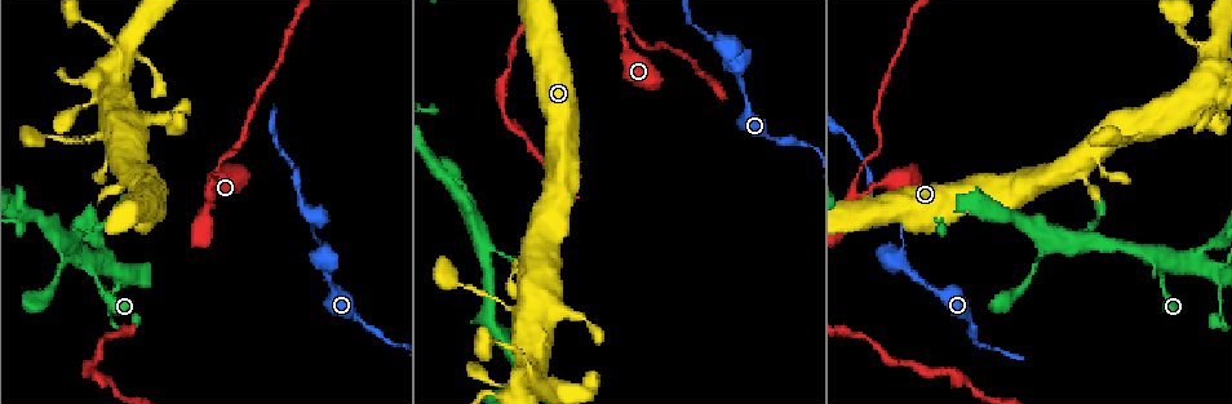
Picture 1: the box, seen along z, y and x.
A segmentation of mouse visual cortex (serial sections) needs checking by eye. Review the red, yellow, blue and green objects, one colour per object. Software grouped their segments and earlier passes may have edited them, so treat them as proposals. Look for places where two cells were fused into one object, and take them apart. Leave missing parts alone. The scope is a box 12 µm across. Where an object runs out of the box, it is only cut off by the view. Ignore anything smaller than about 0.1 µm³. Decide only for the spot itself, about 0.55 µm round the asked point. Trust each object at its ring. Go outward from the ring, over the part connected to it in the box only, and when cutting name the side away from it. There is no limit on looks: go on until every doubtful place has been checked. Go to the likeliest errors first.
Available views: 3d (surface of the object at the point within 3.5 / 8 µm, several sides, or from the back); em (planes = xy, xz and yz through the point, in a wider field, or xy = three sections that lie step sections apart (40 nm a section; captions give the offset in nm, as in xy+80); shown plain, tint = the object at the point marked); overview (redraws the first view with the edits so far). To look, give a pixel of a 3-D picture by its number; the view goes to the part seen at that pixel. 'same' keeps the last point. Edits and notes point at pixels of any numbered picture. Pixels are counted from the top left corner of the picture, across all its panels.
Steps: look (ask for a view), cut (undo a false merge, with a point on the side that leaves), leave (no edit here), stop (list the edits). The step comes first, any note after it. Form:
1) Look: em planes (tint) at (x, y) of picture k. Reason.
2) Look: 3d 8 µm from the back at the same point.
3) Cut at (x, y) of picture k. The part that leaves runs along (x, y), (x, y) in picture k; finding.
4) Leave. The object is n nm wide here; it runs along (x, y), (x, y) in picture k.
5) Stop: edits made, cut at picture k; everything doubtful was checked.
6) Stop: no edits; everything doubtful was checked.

Look: 3d 3.5 µm at (626, 21) of picture 1. Three arms meet.

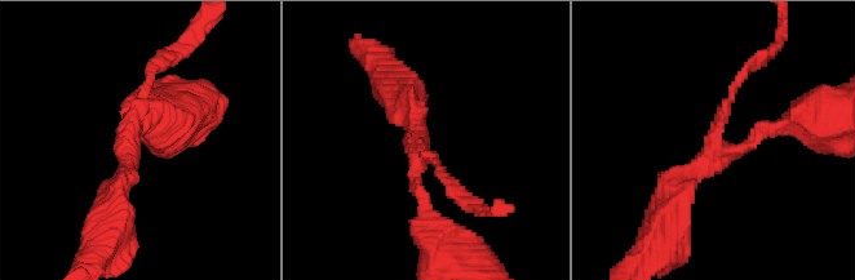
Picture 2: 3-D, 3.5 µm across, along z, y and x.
Look: em xy step 5 (tint) at (131, 151) of picture 2.

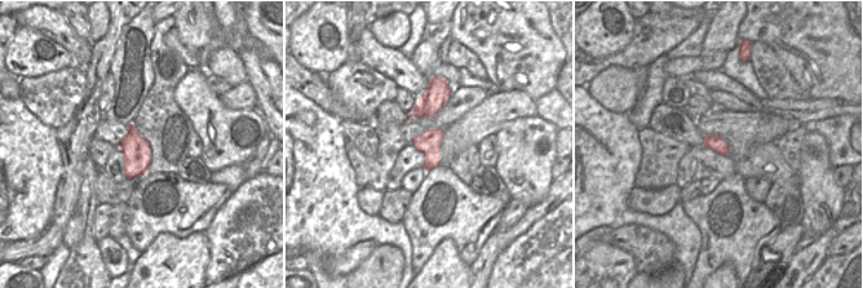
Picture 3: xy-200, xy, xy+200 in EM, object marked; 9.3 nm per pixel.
Look: em xy step 1 (tint) at the same point. Another direction.

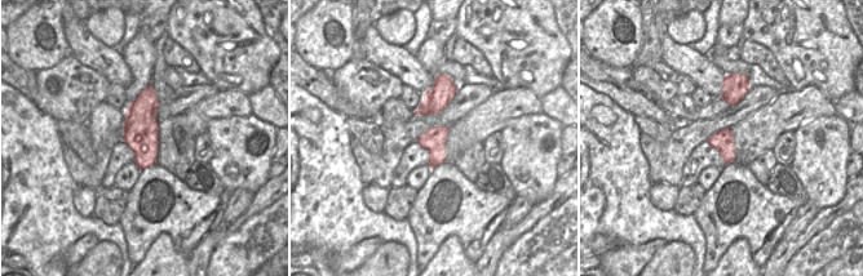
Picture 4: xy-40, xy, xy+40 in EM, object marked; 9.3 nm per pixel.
Leave. 3 arms meet here; the arms are 100, 200, 250 nm wide; it runs along (792, 120), (696, 167), (669, 214) in picture 2; one cell here.

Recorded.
Look: 3d 8 µm at (725, 60) of picture 1. Calibre changes.

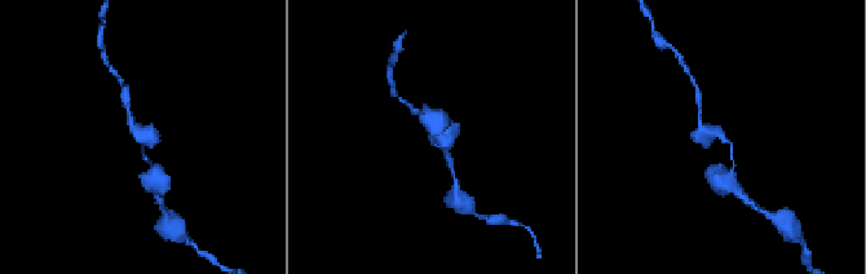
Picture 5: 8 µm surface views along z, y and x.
Look: 3d 3.5 µm at (430, 135) of picture 5.

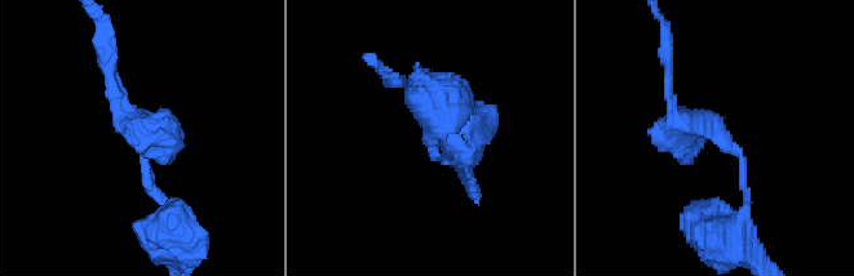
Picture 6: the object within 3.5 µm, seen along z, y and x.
Look: em xy step 1 (tint) at (722, 133) of picture 6.

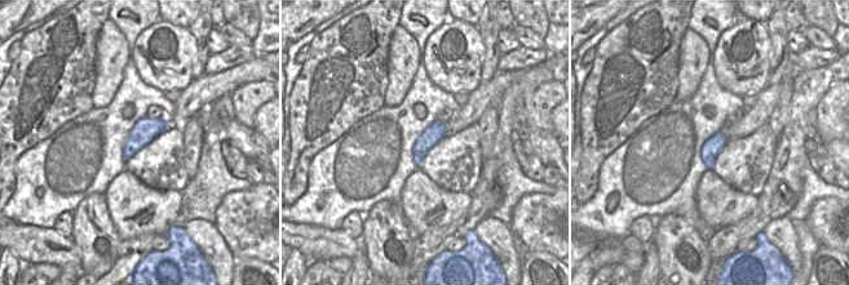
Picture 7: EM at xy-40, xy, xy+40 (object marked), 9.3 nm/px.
Leave. It runs along (744, 206), (742, 155), (668, 96) in picture 6; one cell here.

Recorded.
Look: 3d 3.5 µm at (300, 200) of picture 1. Thick turns thin.

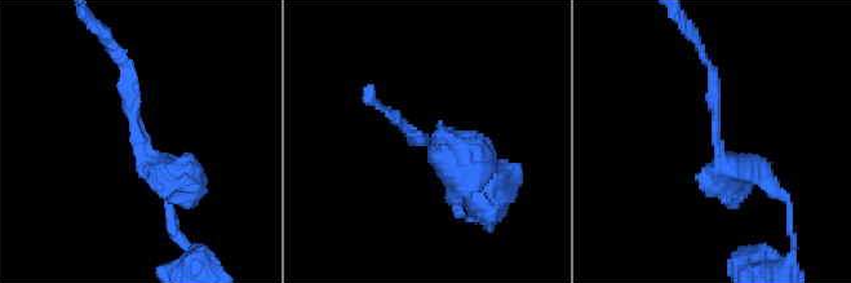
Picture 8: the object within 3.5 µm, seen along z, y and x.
Look: em xy step 1 (plain) at (139, 139) of picture 8. The arms are 150, 300 nm wide.

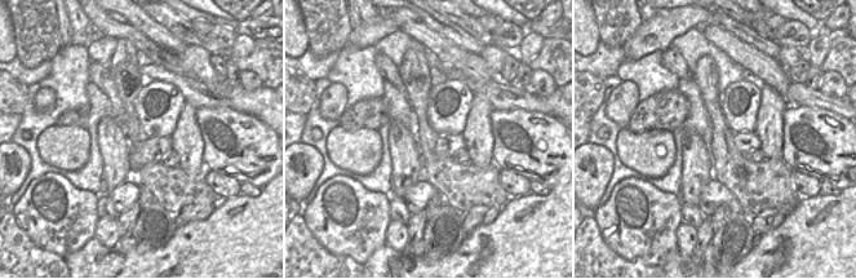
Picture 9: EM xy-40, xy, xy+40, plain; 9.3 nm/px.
Look: em xy step 1 (tint) at the same point.

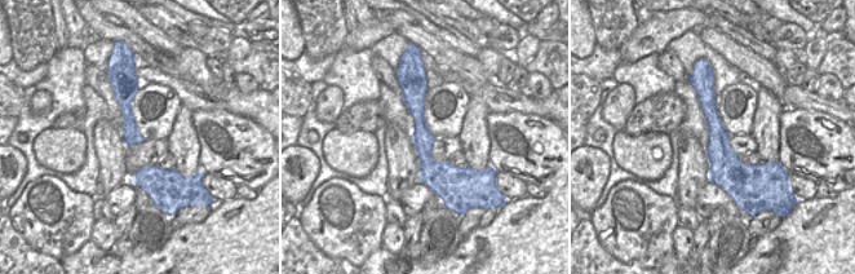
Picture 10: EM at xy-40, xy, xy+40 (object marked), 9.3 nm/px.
Leave. It runs along (768, 181), (722, 162), (703, 58) in picture 8; continuous, no second cell.

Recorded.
Stop: no edits; everything doubtful was checked.

